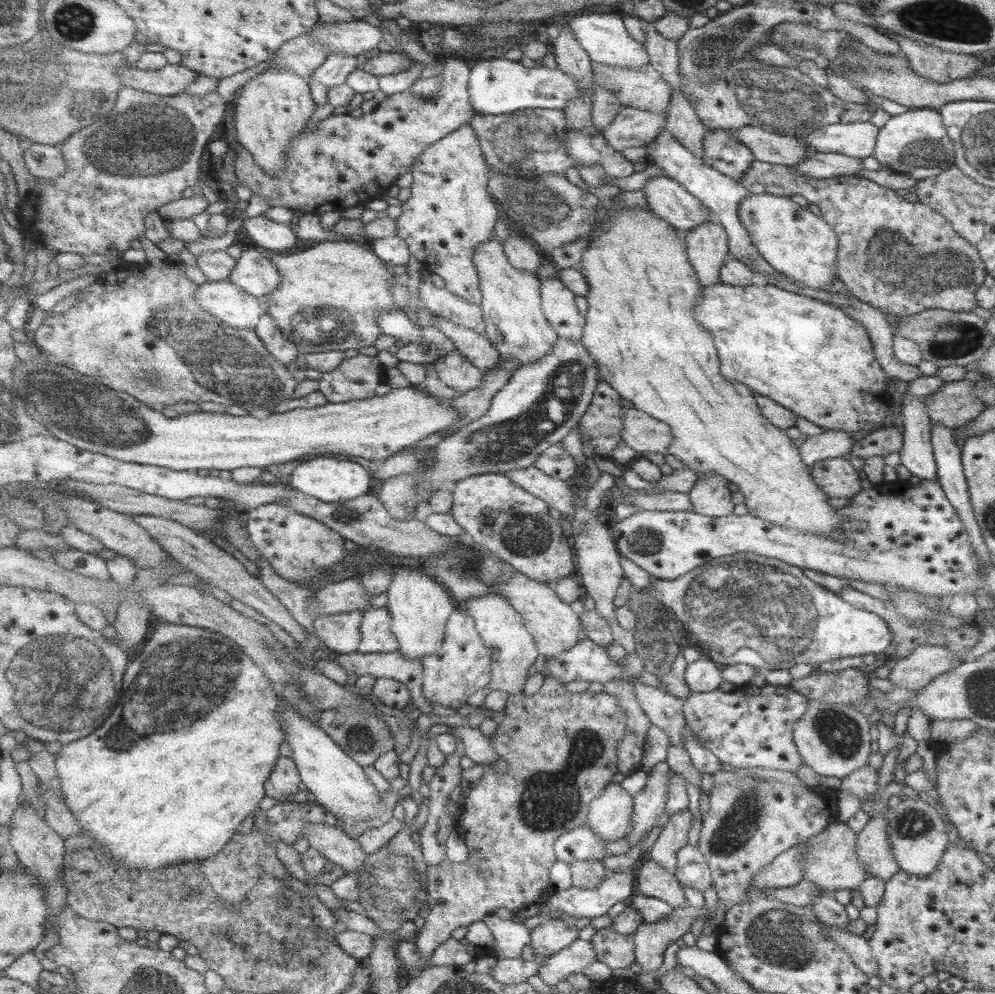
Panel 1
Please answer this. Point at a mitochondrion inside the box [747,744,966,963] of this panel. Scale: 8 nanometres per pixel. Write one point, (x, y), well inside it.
(914, 823)

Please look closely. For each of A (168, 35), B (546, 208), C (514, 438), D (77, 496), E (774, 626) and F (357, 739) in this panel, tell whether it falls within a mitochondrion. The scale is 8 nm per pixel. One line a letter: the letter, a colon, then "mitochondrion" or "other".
A: other
B: mitochondrion
C: mitochondrion
D: other
E: mitochondrion
F: mitochondrion

